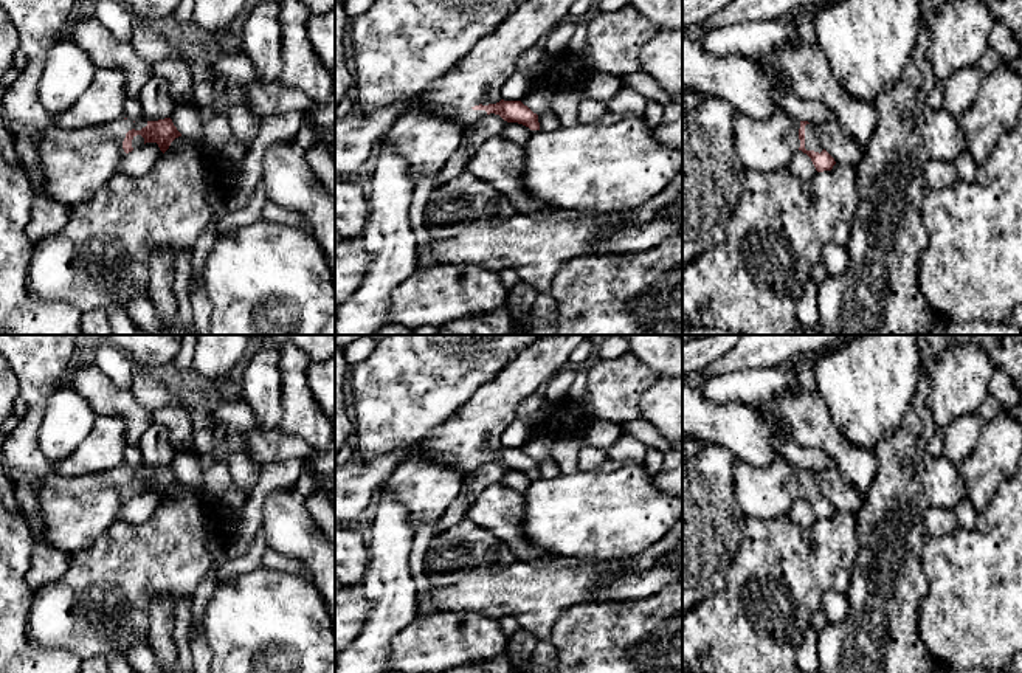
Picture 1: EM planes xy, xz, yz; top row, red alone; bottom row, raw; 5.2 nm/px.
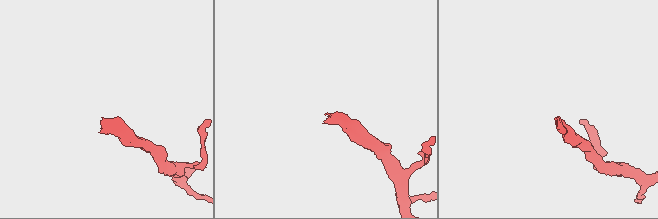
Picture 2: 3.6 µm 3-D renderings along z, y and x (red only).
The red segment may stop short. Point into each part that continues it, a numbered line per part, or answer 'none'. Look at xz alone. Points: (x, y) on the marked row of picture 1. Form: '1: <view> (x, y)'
1: xz (478, 78)

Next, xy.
1: xy (75, 163)

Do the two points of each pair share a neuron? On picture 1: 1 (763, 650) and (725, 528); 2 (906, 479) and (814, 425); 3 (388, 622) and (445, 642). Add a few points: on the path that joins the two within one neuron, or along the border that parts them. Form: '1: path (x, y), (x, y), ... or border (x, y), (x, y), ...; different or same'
1: border (745, 521), (742, 541), (721, 590); different
2: border (873, 450), (876, 472), (866, 495); different
3: border (417, 616), (393, 639), (388, 656); different

